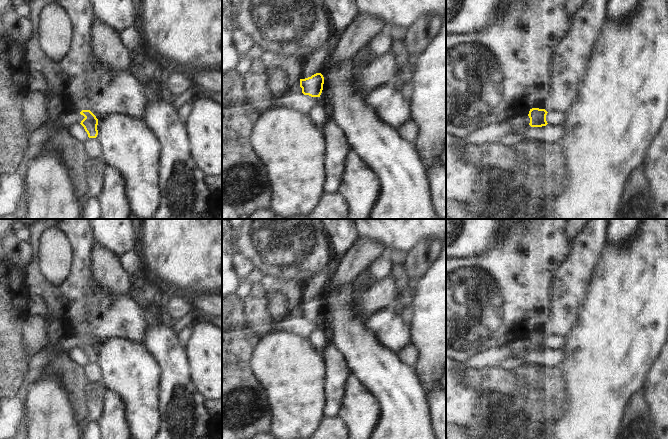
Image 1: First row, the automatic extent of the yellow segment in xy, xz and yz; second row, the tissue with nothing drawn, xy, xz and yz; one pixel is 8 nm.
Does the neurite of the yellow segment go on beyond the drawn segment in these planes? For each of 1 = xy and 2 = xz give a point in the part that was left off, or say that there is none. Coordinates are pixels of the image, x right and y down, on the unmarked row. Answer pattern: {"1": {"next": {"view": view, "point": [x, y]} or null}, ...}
{"1": {"next": null}, "2": {"next": null}}

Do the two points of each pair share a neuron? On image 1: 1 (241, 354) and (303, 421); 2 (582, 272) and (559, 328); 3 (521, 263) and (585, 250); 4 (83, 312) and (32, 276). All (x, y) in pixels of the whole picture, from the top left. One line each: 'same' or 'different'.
1: different
2: same
3: different
4: same

